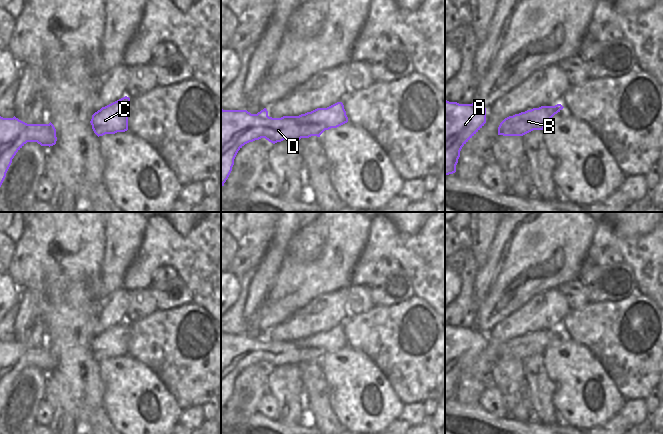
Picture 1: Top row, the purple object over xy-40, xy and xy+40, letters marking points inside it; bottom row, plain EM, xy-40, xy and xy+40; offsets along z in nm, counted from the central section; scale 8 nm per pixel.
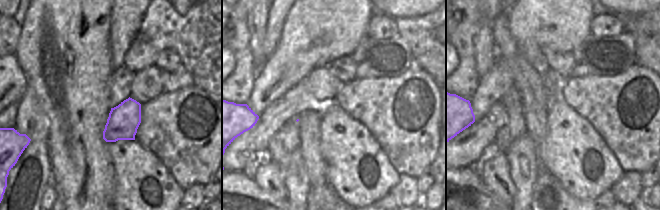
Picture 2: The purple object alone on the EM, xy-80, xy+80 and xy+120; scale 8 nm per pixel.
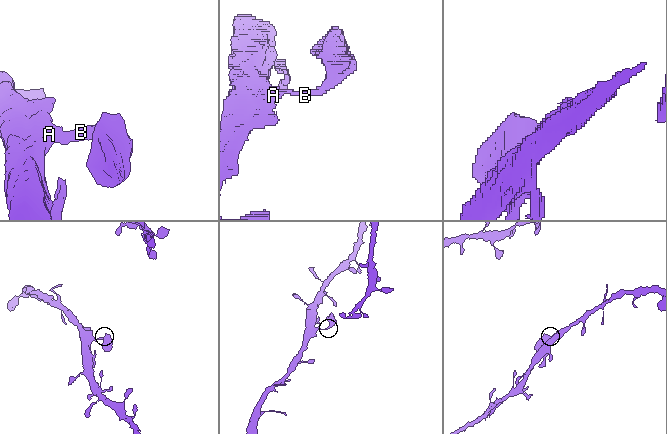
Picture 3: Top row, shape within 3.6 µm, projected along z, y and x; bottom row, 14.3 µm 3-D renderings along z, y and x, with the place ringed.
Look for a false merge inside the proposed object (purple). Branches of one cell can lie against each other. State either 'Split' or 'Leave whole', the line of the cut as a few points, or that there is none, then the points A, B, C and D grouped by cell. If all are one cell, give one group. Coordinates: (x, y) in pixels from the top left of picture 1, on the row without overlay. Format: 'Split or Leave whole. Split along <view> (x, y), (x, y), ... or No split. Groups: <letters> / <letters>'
Leave whole. No split. Groups: A B C D.

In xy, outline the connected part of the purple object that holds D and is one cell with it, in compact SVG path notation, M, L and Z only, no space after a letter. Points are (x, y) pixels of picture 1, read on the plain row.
M342 326L299 340L272 342L266 332L257 338L221 333L221 410L228 403L238 375L247 367L265 362L275 368L320 359L348 346Z

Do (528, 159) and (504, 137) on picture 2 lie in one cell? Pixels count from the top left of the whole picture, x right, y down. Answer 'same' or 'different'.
different

